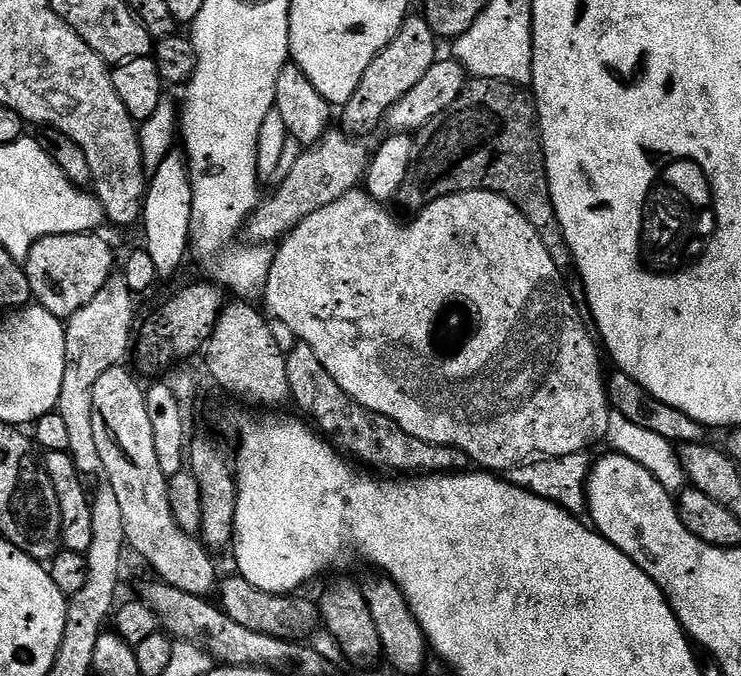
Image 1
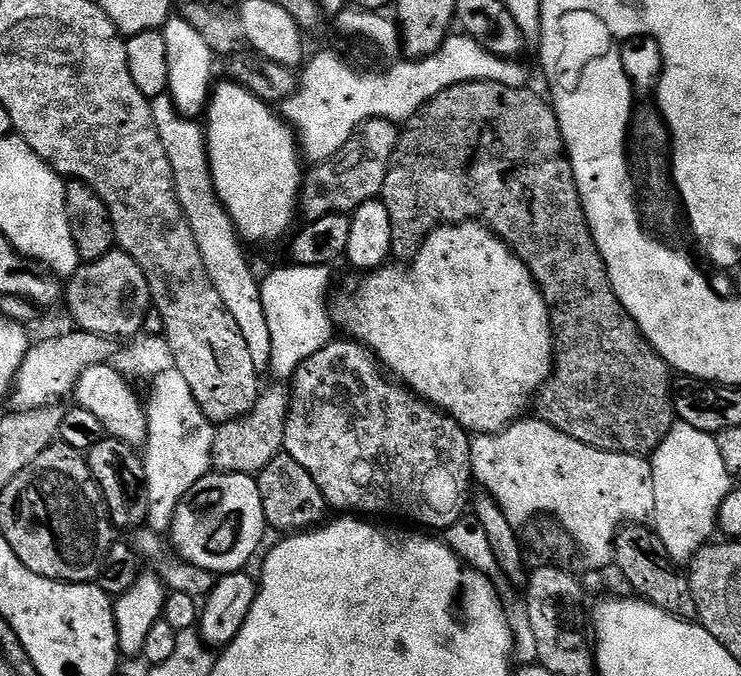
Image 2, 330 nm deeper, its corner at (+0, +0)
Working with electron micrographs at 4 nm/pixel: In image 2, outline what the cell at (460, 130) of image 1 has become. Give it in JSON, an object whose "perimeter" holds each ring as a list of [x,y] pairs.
{"perimeter":[[[470,82],[469,84],[455,84],[450,86],[446,90],[442,90],[442,94],[438,94],[433,100],[427,100],[419,108],[419,110],[410,117],[409,120],[403,125],[402,131],[399,133],[396,141],[396,149],[392,155],[392,161],[388,163],[388,173],[386,174],[386,182],[384,183],[384,190],[382,193],[382,201],[384,202],[387,210],[390,214],[390,230],[392,231],[392,251],[393,257],[400,259],[400,262],[411,261],[413,256],[416,256],[418,250],[422,246],[422,242],[434,231],[435,228],[440,227],[441,224],[463,224],[465,222],[479,222],[484,227],[490,229],[492,233],[499,239],[504,241],[505,244],[511,248],[512,252],[519,260],[522,261],[526,267],[530,270],[530,274],[534,278],[534,282],[537,287],[540,288],[540,294],[544,299],[546,306],[548,307],[548,317],[552,320],[552,339],[554,341],[554,359],[552,361],[552,375],[548,380],[540,387],[539,392],[534,397],[534,408],[536,404],[535,415],[539,419],[549,423],[550,426],[556,427],[562,432],[562,434],[569,435],[570,438],[577,439],[578,442],[585,443],[586,446],[596,447],[600,451],[617,452],[618,454],[630,454],[647,457],[649,454],[656,451],[656,448],[666,438],[666,434],[672,428],[674,423],[674,413],[672,410],[672,380],[670,379],[670,369],[668,363],[657,354],[654,349],[644,341],[644,335],[638,330],[638,326],[628,316],[627,310],[622,306],[622,302],[618,302],[618,298],[614,294],[614,290],[610,286],[610,278],[608,277],[608,271],[606,266],[602,262],[602,254],[598,250],[598,246],[594,242],[592,237],[592,231],[590,230],[588,223],[586,222],[586,214],[584,213],[584,207],[580,205],[580,195],[578,194],[578,186],[574,182],[574,174],[572,173],[572,167],[568,161],[568,154],[564,151],[564,139],[562,138],[562,130],[558,126],[558,118],[556,112],[553,110],[551,103],[543,95],[539,96],[536,92],[531,92],[531,87],[525,86],[523,88],[511,88],[510,86],[502,86],[498,82]]]}

